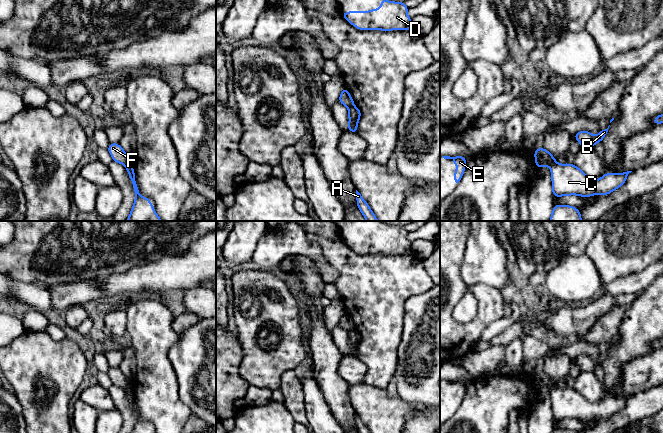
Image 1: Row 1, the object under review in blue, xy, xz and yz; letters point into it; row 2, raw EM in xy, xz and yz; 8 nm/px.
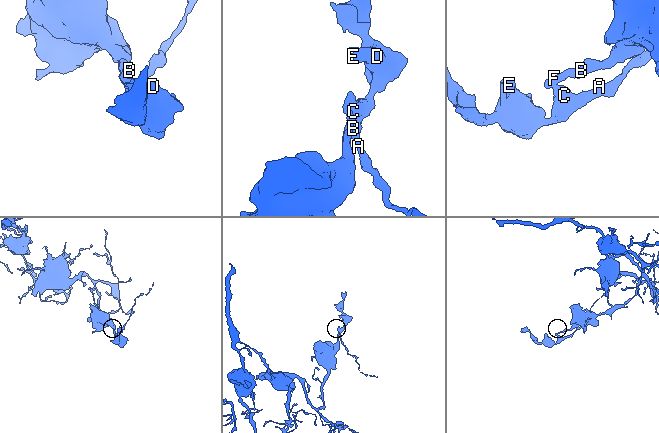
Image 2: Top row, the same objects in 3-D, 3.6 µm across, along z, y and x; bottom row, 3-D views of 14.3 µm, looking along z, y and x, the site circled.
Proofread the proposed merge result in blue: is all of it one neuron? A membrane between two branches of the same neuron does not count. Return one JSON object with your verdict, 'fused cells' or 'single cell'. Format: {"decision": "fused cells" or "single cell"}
{"decision": "fused cells"}

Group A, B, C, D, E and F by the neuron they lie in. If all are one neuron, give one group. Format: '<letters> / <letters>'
A C D E / B F

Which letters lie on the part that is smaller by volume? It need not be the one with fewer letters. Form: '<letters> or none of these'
A, C, D, E

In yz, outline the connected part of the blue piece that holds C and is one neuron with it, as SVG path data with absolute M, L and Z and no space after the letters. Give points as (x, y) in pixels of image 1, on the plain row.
M554 383L549 388L551 394L552 417L555 421L577 419L608 419L621 411L629 397L605 397L600 403L591 403L574 388L559 388Z

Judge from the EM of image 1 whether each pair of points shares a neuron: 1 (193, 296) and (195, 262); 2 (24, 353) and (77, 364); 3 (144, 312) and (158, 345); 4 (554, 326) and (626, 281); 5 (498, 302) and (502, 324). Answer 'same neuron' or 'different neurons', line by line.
1: different neurons
2: same neuron
3: same neuron
4: different neurons
5: different neurons

